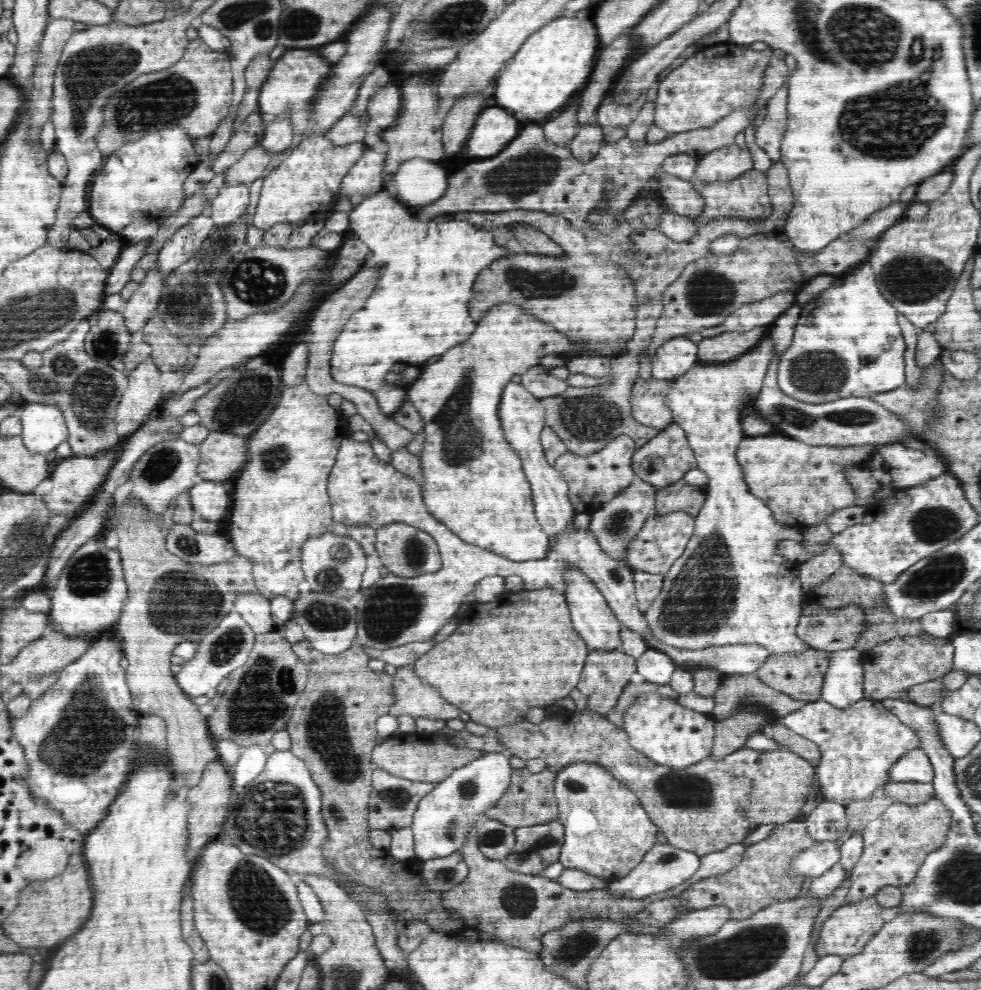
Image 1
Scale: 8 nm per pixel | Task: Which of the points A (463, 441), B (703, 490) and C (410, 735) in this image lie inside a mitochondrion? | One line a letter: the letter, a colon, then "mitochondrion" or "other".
A: mitochondrion
B: other
C: other

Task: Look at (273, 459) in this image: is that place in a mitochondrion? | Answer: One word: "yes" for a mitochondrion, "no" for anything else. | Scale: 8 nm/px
yes

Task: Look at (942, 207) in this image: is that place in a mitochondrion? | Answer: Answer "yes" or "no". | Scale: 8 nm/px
no

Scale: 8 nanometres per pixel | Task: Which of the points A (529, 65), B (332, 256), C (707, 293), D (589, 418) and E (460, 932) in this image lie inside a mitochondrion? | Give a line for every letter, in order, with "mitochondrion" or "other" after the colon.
A: other
B: other
C: mitochondrion
D: mitochondrion
E: other

